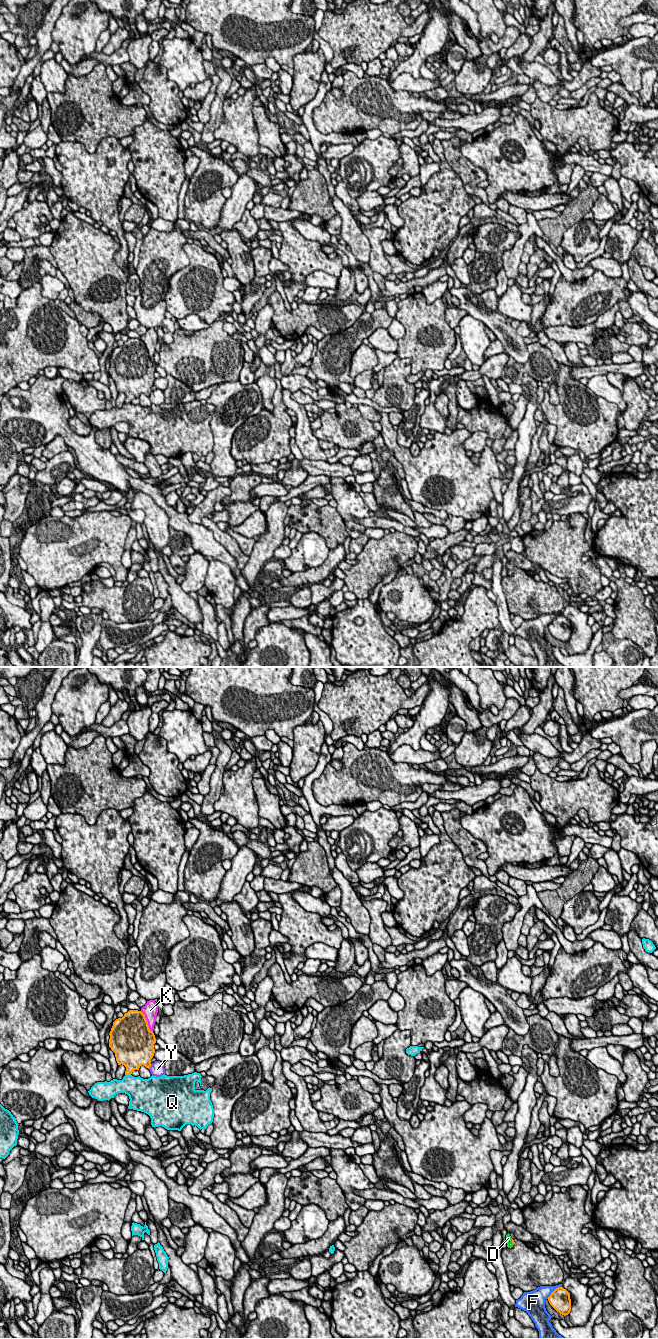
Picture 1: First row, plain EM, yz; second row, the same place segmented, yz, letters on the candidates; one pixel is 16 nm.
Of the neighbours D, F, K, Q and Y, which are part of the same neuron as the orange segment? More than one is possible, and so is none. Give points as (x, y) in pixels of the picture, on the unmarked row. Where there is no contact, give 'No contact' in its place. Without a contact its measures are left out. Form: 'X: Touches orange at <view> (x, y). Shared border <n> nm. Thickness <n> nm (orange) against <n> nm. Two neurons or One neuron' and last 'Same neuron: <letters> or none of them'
D: Touches orange at yz (512, 570). Shared border 100 nm. Thickness 50 nm (orange) against 100 nm. One neuron
F: Touches orange at yz (553, 619). Shared border 320 nm. Thickness 320 nm (orange) against 240 nm. Two neurons
K: Touches orange at yz (147, 350). Shared border 400 nm. Thickness 480 nm (orange) against 240 nm. Two neurons
Q: Touches orange at yz (128, 402). Shared border 100 nm. Thickness 340 nm (orange) against 360 nm. Two neurons
Y: Touches orange at yz (150, 393). Shared border 100 nm. Thickness 380 nm (orange) against 240 nm. Two neurons
Same neuron: D

